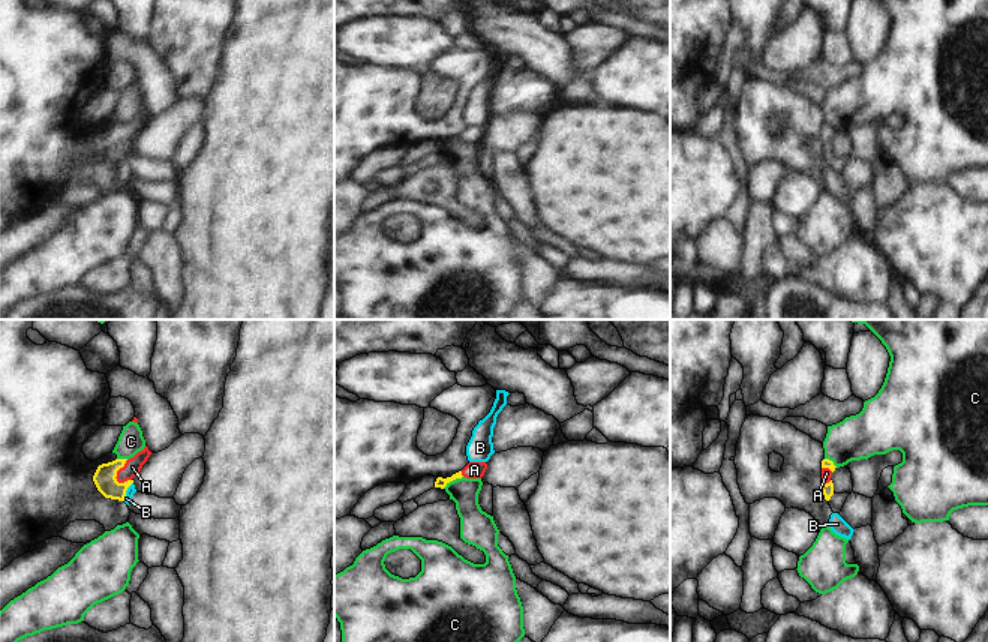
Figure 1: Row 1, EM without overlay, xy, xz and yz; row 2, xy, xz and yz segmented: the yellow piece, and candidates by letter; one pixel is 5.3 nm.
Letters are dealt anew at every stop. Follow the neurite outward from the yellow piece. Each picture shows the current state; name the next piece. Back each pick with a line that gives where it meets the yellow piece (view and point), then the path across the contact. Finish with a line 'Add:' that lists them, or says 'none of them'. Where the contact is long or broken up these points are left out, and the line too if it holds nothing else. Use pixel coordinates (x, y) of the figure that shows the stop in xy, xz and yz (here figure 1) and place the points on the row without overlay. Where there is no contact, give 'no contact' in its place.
A: xy (117, 134) | across xy (105, 144), (117, 134), (132, 131)
Add: A

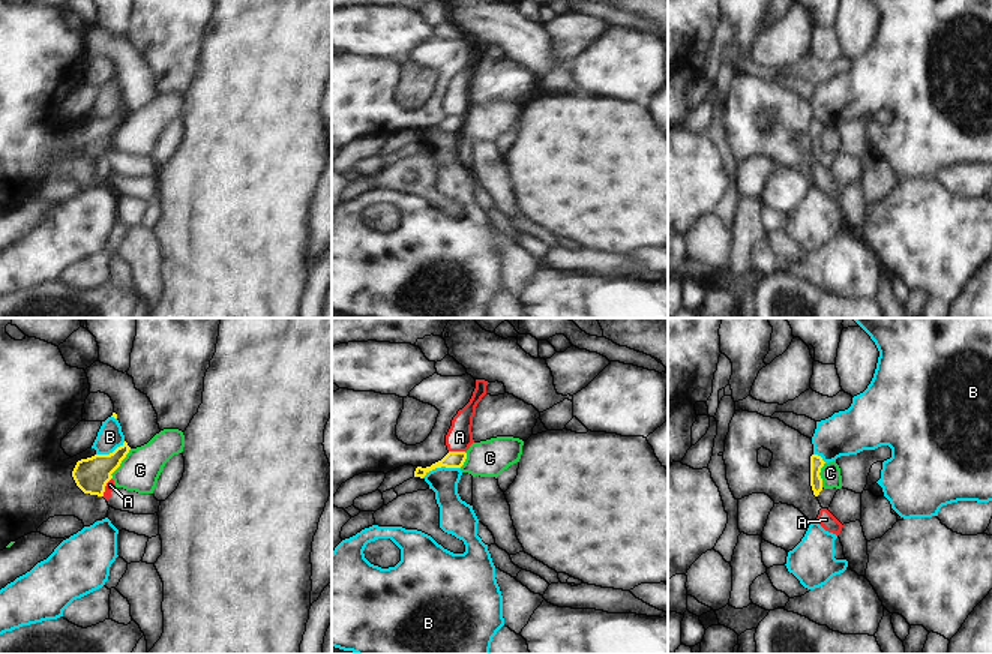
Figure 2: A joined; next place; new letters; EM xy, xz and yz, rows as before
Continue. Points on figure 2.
Add: none of them

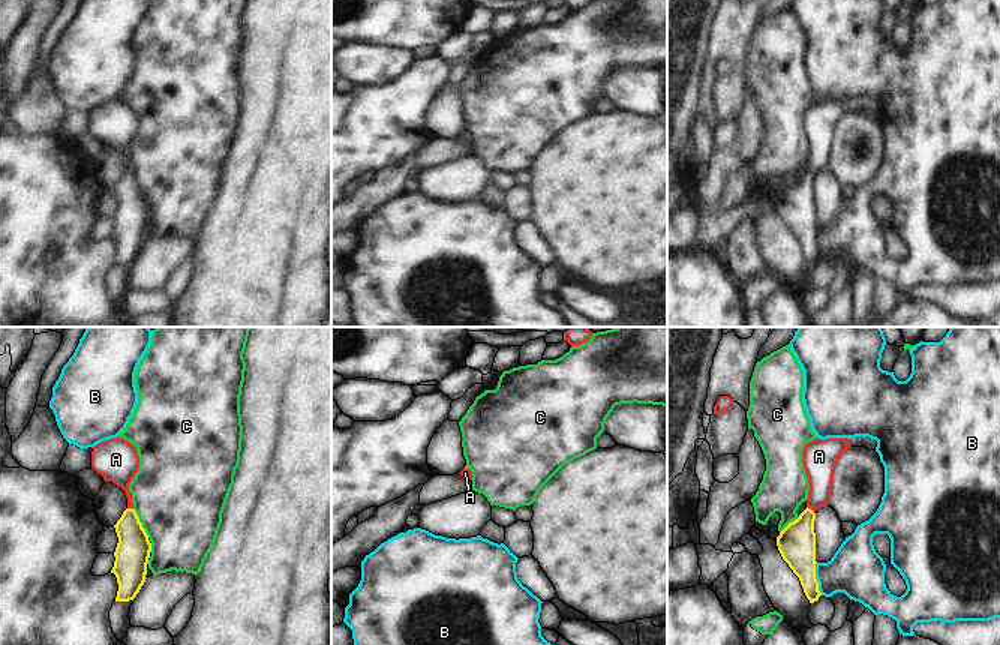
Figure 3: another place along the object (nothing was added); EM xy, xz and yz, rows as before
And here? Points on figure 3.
A: yz (810, 173) | across yz (796, 207), (810, 173), (819, 159), (819, 128)
Add: A

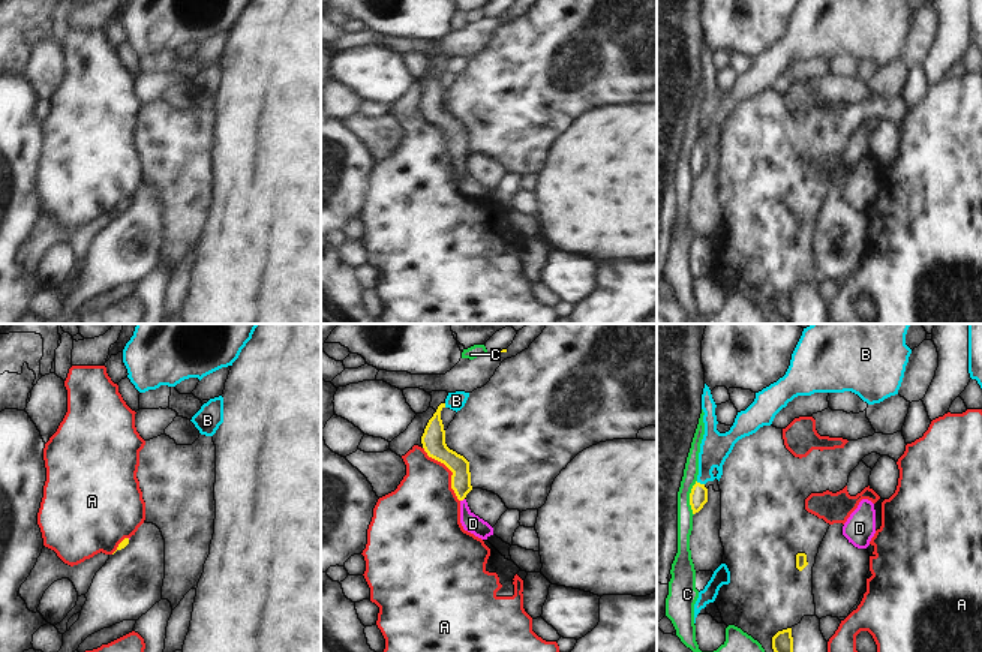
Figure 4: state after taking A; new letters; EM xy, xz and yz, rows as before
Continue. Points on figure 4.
D: xz (462, 164) | across xz (461, 144), (462, 164), (465, 180), (473, 188)
Add: D

